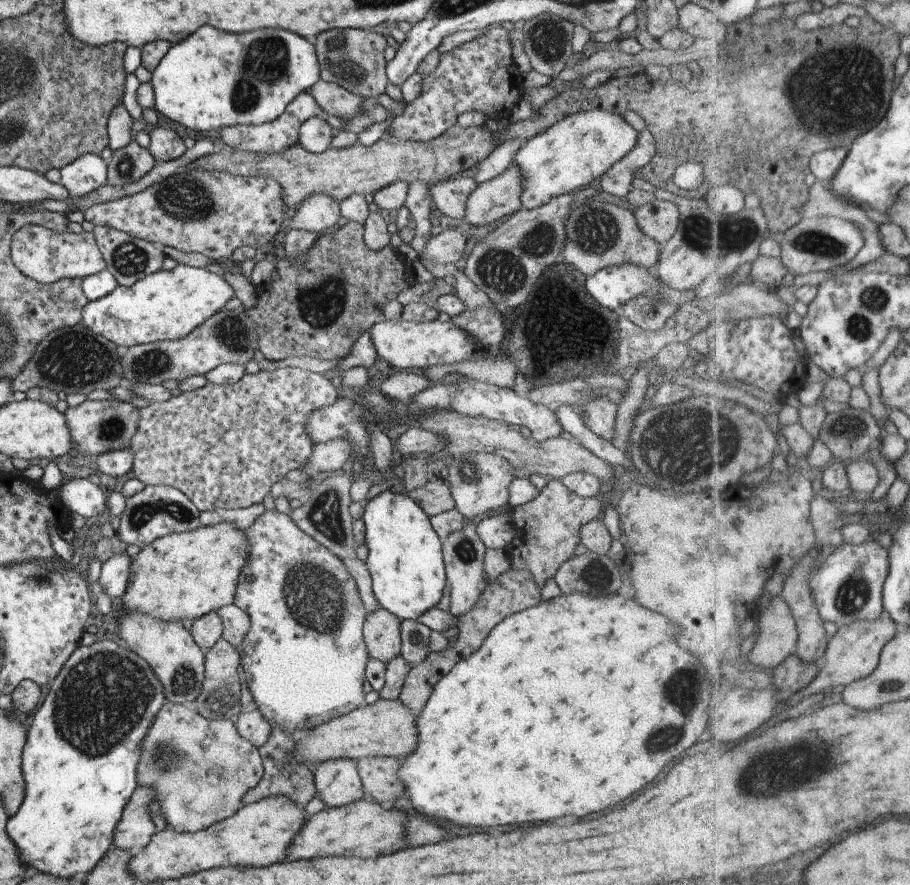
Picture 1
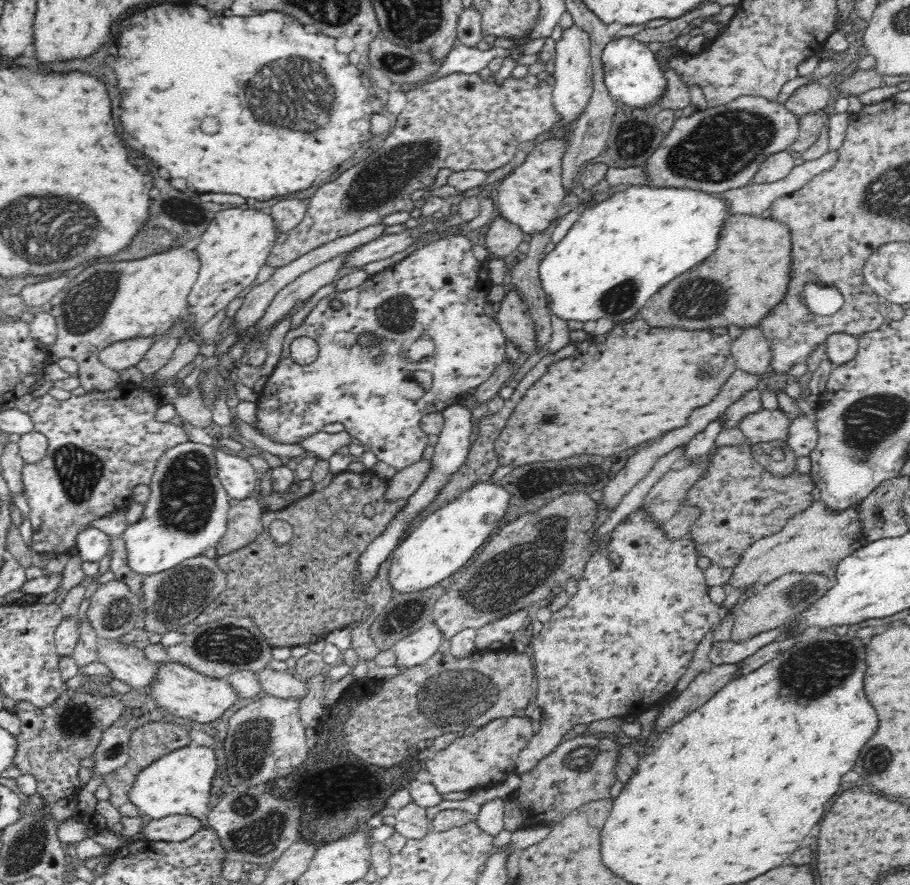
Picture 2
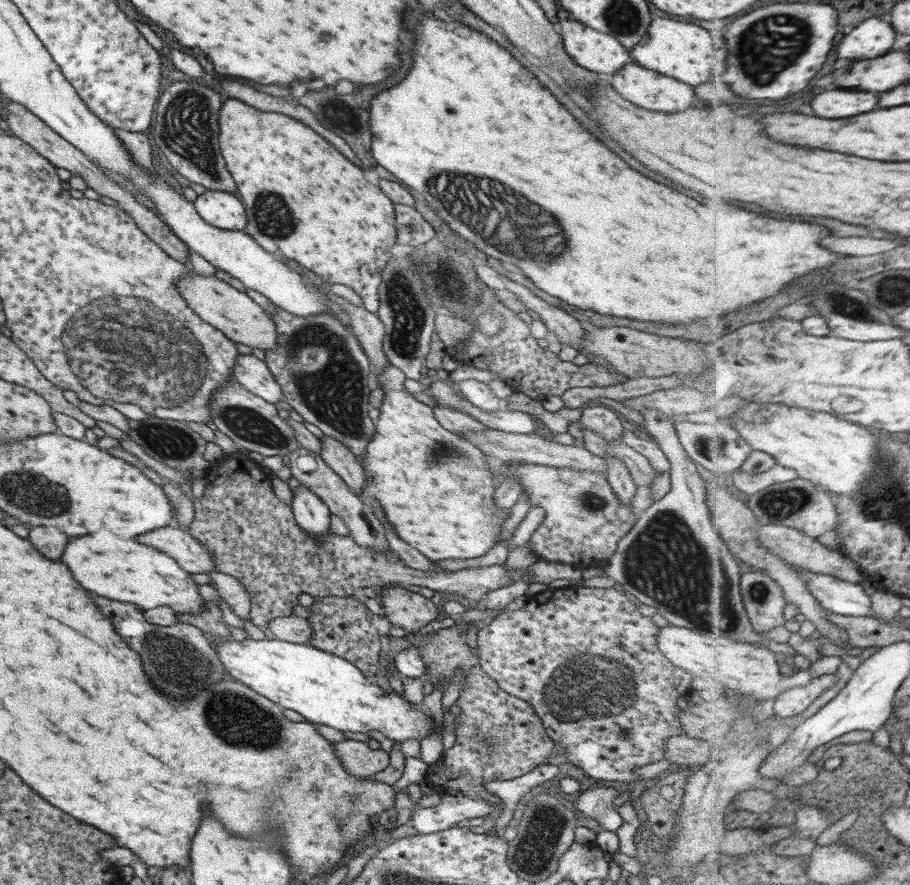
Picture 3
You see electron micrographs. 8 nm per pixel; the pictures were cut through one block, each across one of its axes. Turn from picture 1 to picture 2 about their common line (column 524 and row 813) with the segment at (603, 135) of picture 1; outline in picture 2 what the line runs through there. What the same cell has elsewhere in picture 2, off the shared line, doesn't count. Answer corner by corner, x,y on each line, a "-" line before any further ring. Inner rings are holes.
194,744
189,745
188,747
182,749
172,750
170,754
165,754
162,758
156,759
150,766
144,767
136,777
132,788
128,791
129,799
137,806
138,809
141,810
142,814
146,814
146,816
150,816
151,820
158,820
160,818
164,818
168,815
174,814
188,814
190,816
195,816
199,818
202,822
203,828
210,828
210,825
207,823
209,821
209,810
208,803
210,802
210,786
212,786
212,780
214,775
217,772
217,757
214,755
214,752
210,750
210,748
204,748
204,746
196,746
194,748

